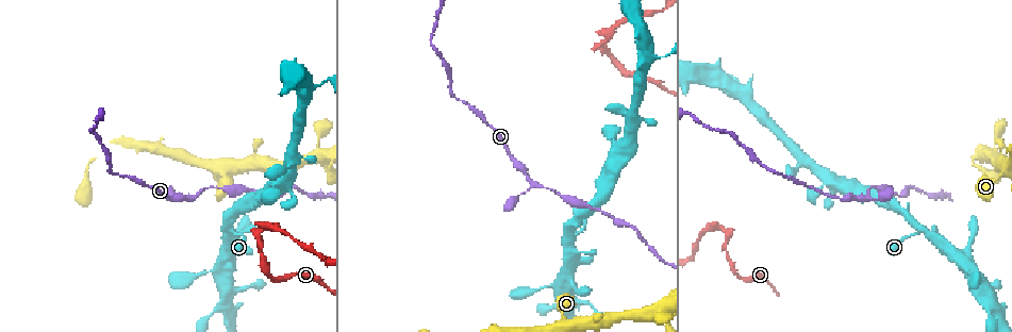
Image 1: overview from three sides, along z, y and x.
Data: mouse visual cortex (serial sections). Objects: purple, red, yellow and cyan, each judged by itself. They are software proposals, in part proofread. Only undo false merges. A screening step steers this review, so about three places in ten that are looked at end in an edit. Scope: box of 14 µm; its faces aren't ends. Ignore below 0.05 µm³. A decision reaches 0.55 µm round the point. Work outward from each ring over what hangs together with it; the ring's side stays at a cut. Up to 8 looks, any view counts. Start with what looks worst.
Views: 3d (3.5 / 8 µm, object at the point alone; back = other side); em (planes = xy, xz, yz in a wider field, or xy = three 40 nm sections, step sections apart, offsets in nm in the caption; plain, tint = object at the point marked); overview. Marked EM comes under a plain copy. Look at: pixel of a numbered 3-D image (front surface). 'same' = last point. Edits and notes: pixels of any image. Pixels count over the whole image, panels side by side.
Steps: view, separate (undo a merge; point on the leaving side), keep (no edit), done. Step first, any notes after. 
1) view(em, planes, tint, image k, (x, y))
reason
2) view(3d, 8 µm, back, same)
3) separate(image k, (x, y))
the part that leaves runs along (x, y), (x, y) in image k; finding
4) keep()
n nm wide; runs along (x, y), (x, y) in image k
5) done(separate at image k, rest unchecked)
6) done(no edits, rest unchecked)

view(3d, 3.5 µm, image 1, (722, 228))
abrupt turn

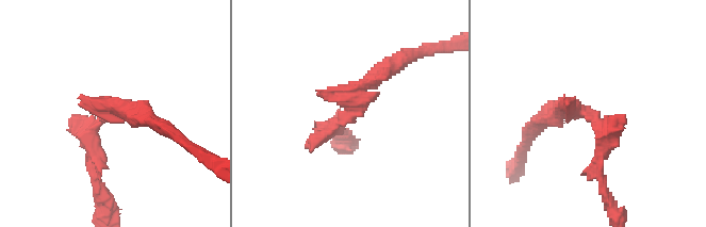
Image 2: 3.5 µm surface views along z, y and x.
view(em, xy, step 2, tint, image 2, (593, 121))

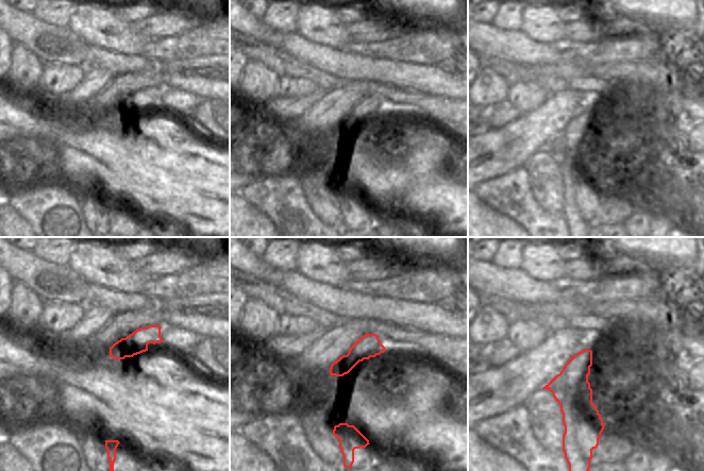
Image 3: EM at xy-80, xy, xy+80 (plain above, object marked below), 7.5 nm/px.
keep()
runs along (603, 184), (589, 112), (545, 116) in image 2; one cell here

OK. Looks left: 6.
view(3d, 3.5 µm, image 1, (321, 150))
calibre changes

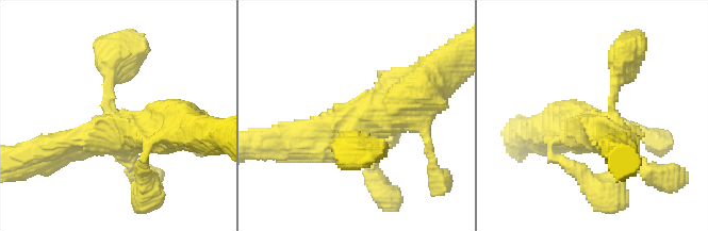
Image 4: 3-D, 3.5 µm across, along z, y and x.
view(em, xy, step 5, tint, image 4, (113, 119))
4 arms; arms of 200, 200, 400, 400 nm

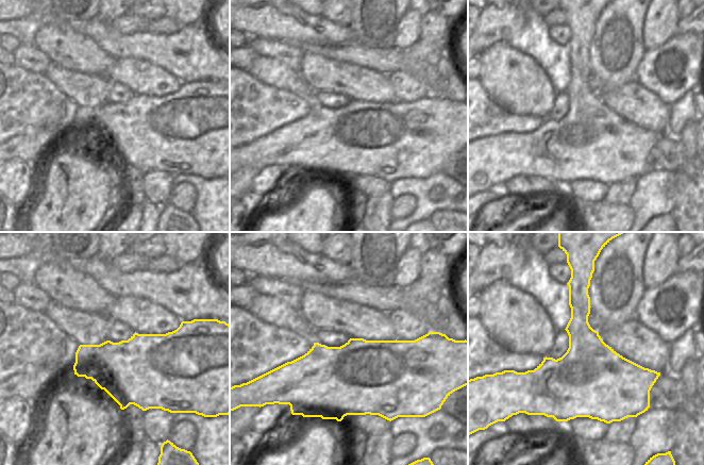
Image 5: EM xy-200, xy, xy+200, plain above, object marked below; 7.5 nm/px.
keep()
runs along (284, 145), (357, 129), (385, 80) in image 4; one cell here

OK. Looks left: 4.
view(3d, 3.5 µm, back, image 1, (192, 197))
sharp bend

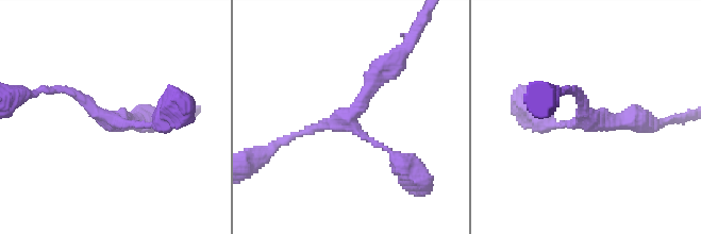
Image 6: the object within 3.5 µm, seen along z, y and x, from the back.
view(em, xy, step 1, tint, image 6, (589, 122))

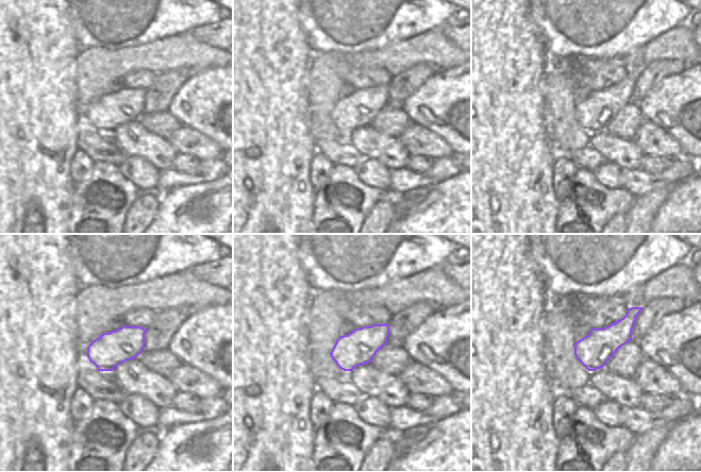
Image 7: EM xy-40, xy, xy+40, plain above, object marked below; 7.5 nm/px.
view(em, xy, step 2, tint, same)

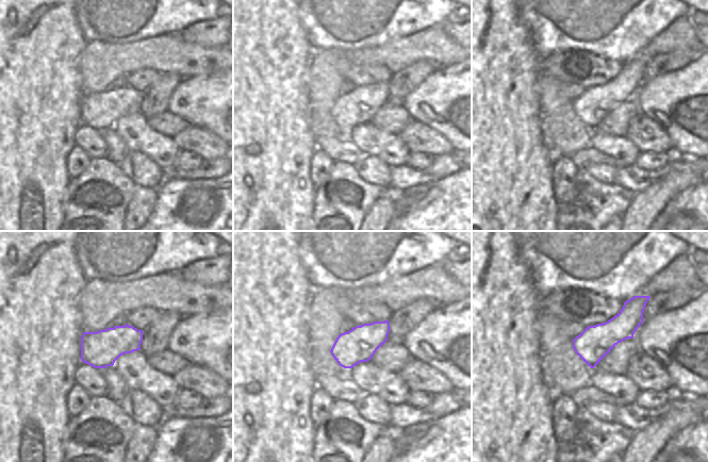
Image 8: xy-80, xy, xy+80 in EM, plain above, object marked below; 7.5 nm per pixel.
keep()
260 nm wide; runs along (393, 62), (347, 117), (290, 135) in image 6; all the same cell

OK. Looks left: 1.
done(no edits, rest unchecked)

